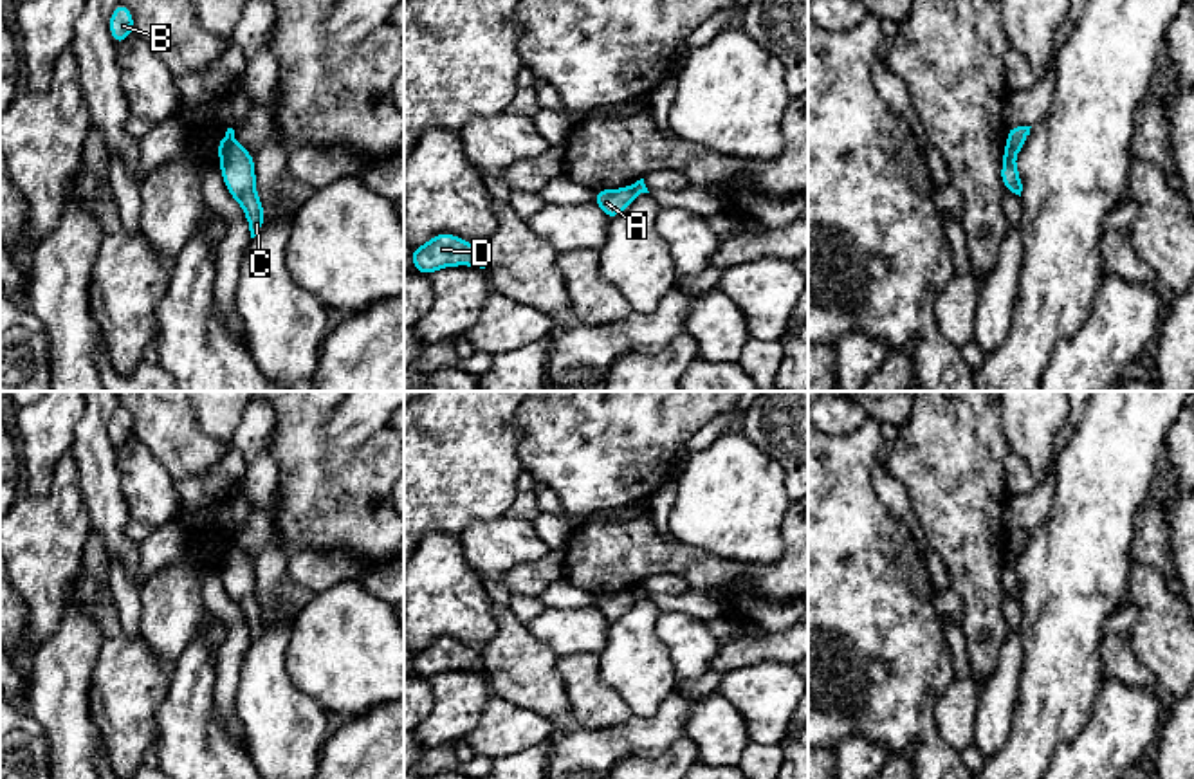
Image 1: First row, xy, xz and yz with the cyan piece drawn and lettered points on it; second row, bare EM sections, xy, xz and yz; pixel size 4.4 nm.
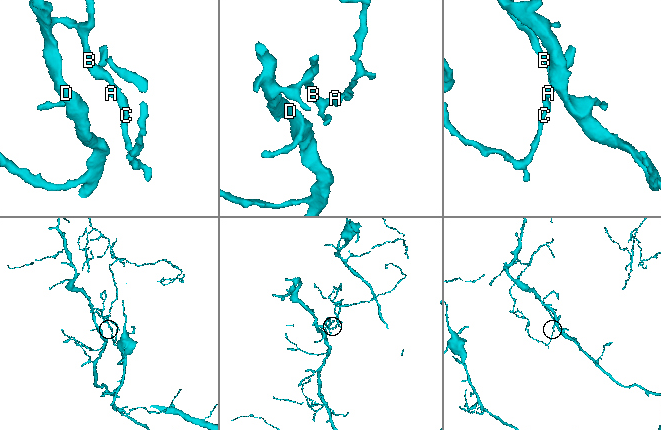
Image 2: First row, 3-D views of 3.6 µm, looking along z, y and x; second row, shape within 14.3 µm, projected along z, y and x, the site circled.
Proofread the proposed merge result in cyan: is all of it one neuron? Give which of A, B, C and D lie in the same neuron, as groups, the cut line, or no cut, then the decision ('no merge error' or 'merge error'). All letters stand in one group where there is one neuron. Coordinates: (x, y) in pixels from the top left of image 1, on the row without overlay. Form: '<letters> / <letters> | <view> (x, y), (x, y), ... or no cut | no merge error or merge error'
A B D / C | xy (233, 543), (220, 563) | merge error

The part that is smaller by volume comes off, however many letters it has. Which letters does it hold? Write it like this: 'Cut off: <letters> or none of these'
Cut off: C

